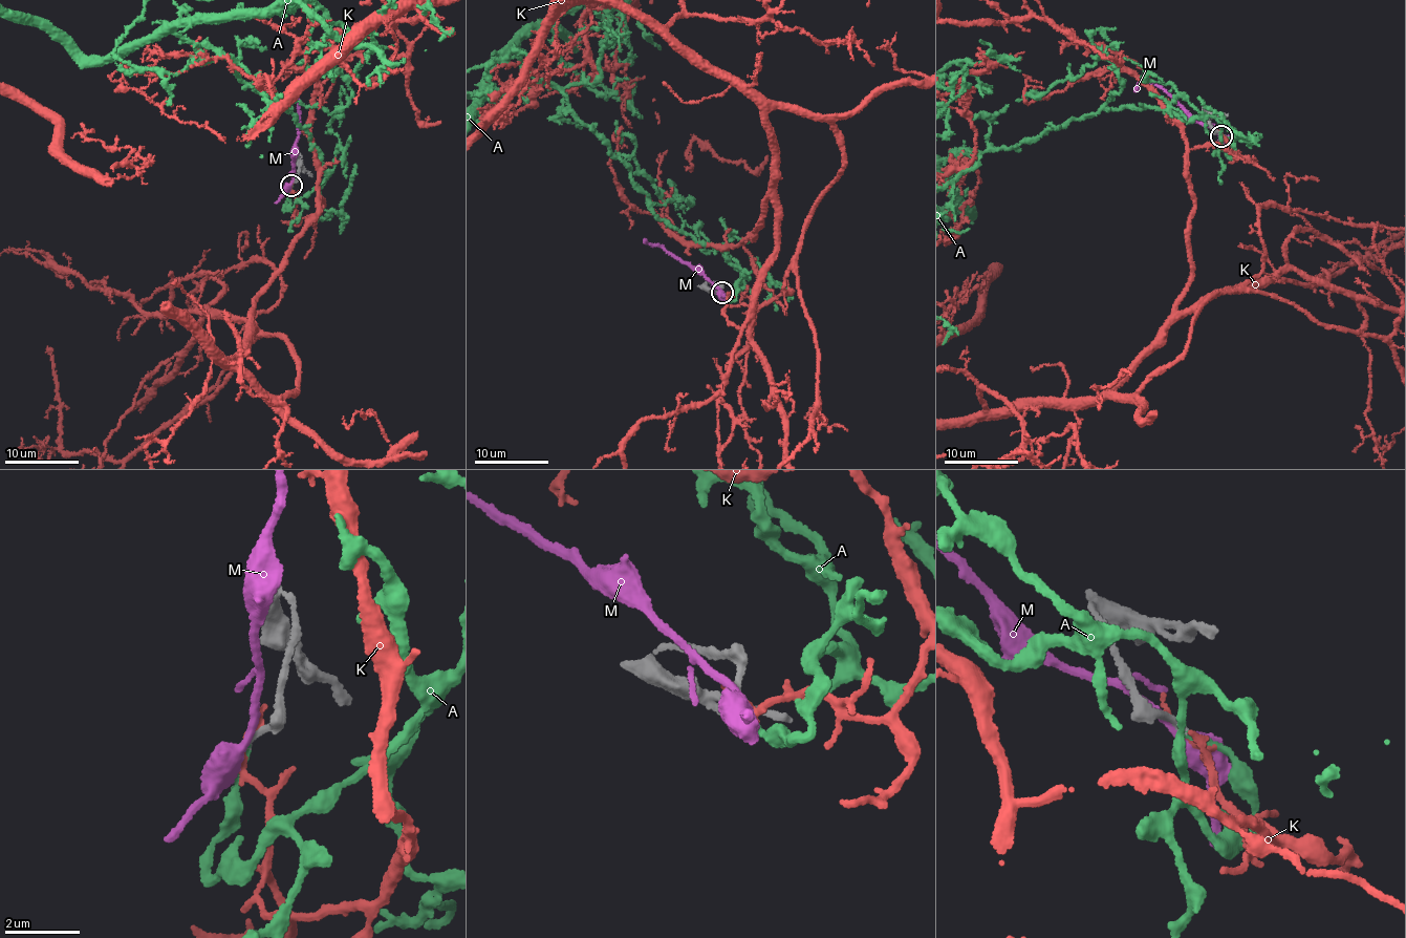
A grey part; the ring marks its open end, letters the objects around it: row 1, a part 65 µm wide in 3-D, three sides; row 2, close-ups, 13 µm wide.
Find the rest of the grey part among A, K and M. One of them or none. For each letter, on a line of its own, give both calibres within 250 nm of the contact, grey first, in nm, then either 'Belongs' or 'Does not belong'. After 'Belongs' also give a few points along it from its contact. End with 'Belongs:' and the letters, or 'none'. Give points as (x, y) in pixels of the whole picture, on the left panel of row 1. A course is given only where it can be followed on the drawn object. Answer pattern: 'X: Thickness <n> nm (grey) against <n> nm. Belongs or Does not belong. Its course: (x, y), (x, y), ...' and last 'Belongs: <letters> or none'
A: Thickness 160 nm (grey) against 160 nm. Belongs
K: Thickness 200 nm (grey) against 170 nm. Does not belong
M: Thickness 180 nm (grey) against 360 nm. Does not belong
Belongs: A

